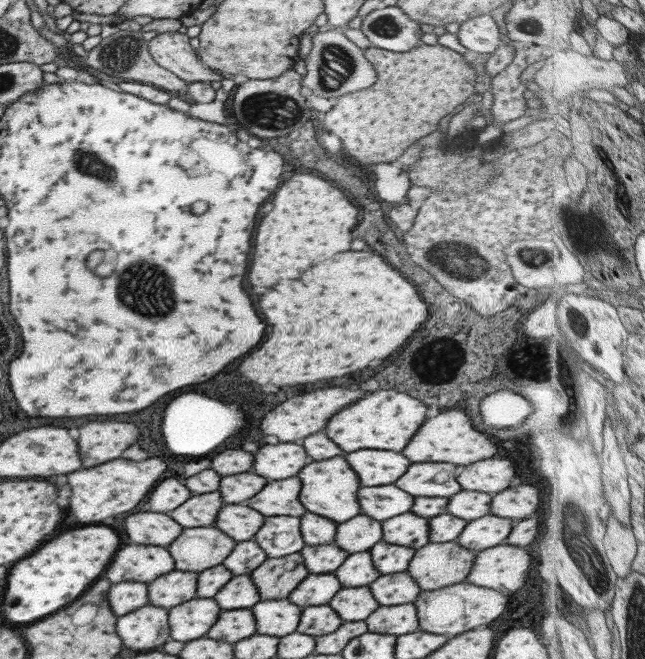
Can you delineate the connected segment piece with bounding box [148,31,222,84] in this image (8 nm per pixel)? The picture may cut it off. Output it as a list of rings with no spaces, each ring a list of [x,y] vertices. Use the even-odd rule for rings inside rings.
[[[157,33],[148,40],[148,53],[161,68],[189,83],[210,81],[216,84],[222,79],[213,69],[203,65],[197,52],[189,45],[189,38],[185,33]]]

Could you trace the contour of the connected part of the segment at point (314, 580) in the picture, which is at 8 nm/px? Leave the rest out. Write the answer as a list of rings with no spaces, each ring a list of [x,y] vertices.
[[[333,573],[309,574],[289,593],[289,602],[297,606],[321,606],[331,600],[331,596],[341,588]]]

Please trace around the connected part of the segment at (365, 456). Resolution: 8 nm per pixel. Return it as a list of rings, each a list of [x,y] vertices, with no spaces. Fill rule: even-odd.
[[[357,450],[345,454],[349,468],[357,474],[361,486],[393,484],[409,466],[409,462],[389,450]]]

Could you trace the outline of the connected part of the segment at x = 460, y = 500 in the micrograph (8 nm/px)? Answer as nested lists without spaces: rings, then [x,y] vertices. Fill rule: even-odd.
[[[461,490],[453,494],[447,502],[447,514],[463,520],[473,520],[479,516],[489,514],[489,496],[483,492],[471,492],[471,490]]]

